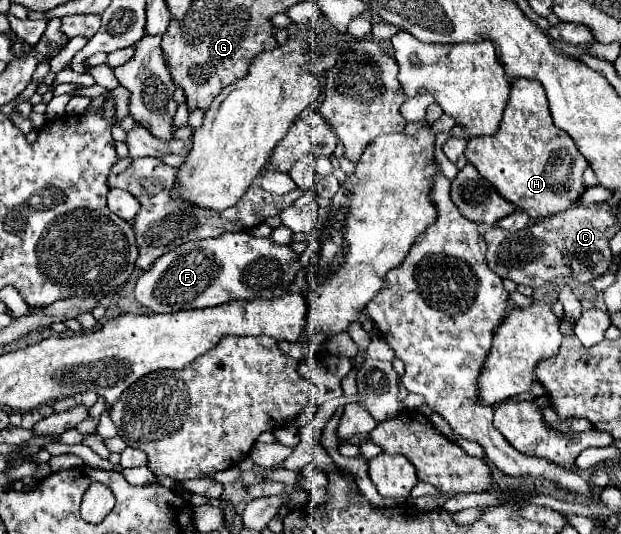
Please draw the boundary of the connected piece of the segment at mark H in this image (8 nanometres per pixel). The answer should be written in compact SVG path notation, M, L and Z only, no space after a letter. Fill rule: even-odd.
M517 78L511 84L511 94L497 134L471 138L465 148L465 158L505 200L535 218L573 208L585 188L583 170L589 166L573 138L553 124L541 84L527 78Z

